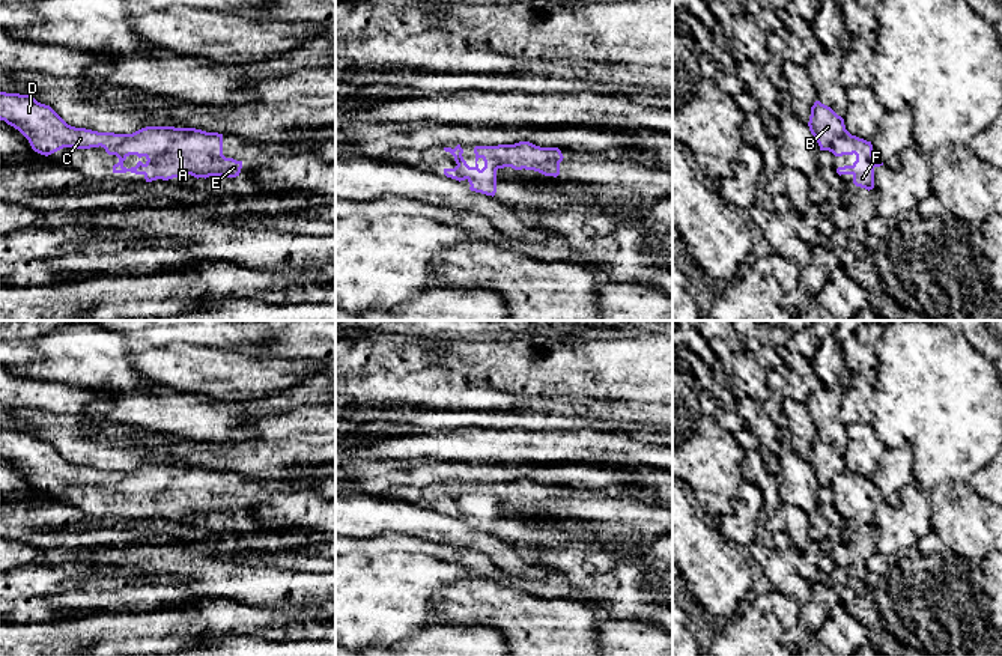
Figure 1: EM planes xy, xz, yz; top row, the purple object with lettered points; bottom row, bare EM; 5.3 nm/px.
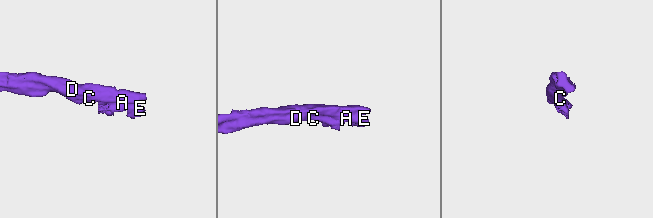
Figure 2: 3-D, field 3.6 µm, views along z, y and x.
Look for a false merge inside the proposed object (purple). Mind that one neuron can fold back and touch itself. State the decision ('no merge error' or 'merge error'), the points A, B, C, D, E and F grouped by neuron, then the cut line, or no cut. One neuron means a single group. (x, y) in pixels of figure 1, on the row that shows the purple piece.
no merge error | A B C D E F | no cut

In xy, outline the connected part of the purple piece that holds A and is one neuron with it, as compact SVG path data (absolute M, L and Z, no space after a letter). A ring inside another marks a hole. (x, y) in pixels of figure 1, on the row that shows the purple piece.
M0 92L0 120L18 129L30 143L32 149L41 155L51 155L63 147L90 149L104 147L108 155L116 155L119 162L113 166L113 173L143 175L146 182L173 178L236 178L241 173L242 161L223 155L223 134L206 132L196 128L146 126L132 134L98 132L86 128L68 125L50 105L38 102L30 95ZM129 155L144 156L147 161L137 162L126 169L123 161Z

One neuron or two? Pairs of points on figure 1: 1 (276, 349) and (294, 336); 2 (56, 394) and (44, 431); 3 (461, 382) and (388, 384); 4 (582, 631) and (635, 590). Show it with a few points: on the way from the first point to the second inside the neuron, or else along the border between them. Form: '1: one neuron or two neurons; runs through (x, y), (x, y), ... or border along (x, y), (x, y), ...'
1: one neuron; runs through (280, 349), (289, 340)
2: two neurons; border along (15, 413), (38, 410), (72, 414), (85, 423)
3: one neuron; runs through (443, 384), (406, 384)
4: two neurons; border along (599, 613), (605, 617)

